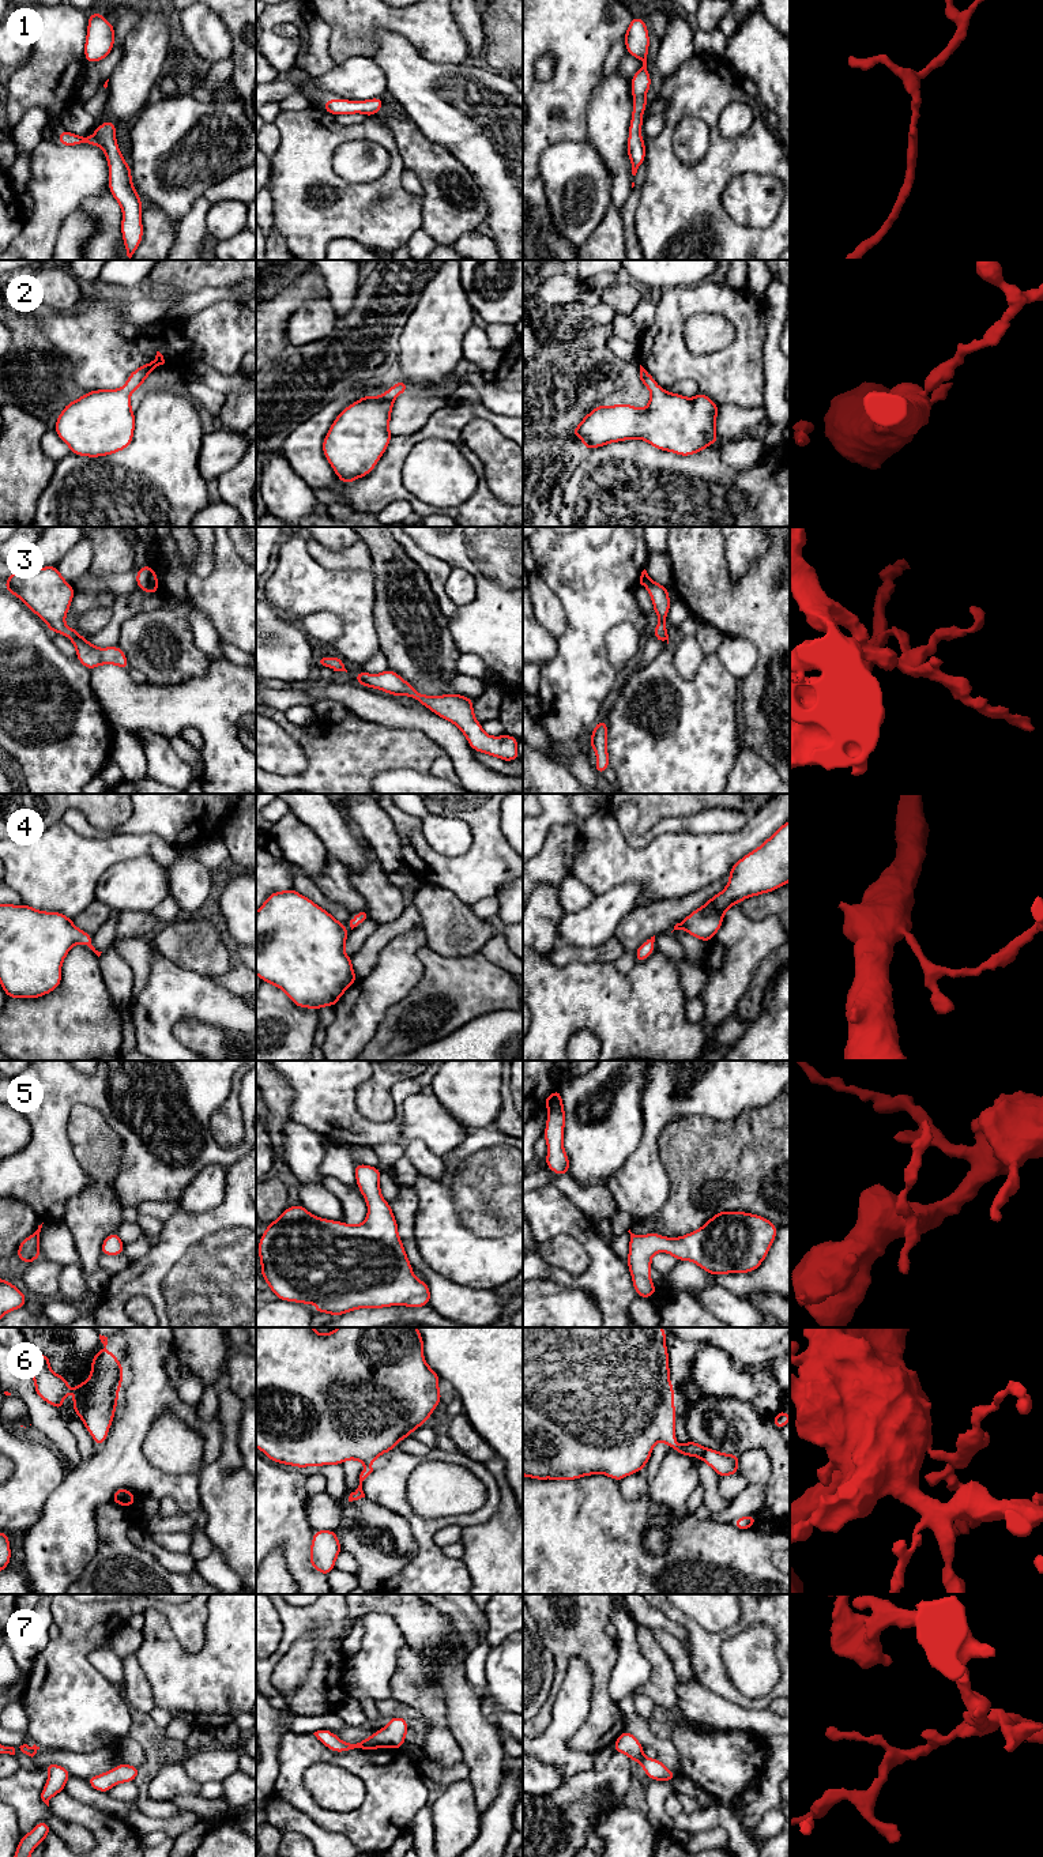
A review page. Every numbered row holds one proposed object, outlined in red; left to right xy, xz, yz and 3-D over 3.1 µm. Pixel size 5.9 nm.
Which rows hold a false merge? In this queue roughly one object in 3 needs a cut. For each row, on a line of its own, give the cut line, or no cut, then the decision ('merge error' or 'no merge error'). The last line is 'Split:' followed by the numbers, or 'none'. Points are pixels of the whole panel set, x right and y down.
1: cut none; no merge error
2: cut none; no merge error
3: cut none; no merge error
4: cut none; no merge error
5: cut none; no merge error
6: cut none; no merge error
7: cut none; no merge error
Split: none

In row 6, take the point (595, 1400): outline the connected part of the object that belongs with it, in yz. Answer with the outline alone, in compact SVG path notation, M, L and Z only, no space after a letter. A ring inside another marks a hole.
M523 1327L523 1476L535 1480L577 1480L583 1476L602 1473L621 1481L624 1477L639 1473L645 1468L654 1446L663 1440L669 1449L688 1457L699 1457L722 1476L738 1474L739 1454L724 1454L704 1447L693 1440L675 1443L674 1387L670 1382L669 1352L666 1331L662 1327Z

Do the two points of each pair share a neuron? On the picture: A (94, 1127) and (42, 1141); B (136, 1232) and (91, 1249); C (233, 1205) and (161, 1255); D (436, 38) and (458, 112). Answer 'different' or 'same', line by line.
A: different
B: different
C: same
D: different

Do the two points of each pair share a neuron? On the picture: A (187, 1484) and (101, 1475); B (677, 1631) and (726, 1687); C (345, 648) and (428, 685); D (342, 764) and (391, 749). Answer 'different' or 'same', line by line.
A: same
B: different
C: different
D: same

